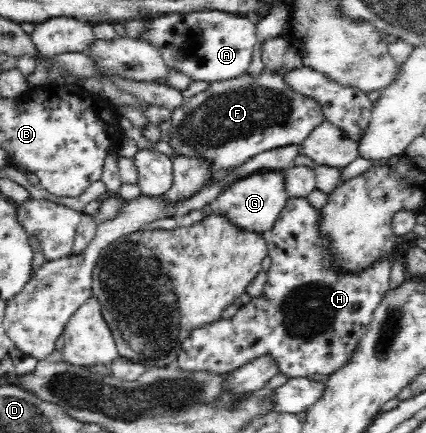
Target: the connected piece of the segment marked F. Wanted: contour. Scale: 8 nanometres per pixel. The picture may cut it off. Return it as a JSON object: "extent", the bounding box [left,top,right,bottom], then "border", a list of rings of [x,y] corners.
{"extent":[168,70,326,174],"border":[[[264,70],[258,75],[245,74],[240,77],[228,80],[212,82],[204,90],[186,100],[184,105],[181,105],[178,109],[172,112],[172,123],[170,124],[168,144],[174,149],[174,156],[202,156],[212,162],[212,174],[221,174],[223,170],[229,170],[241,162],[247,162],[247,159],[253,158],[256,154],[265,152],[266,150],[279,149],[284,146],[296,146],[299,147],[301,143],[322,123],[326,121],[324,115],[323,106],[312,98],[309,98],[299,92],[293,91],[285,81],[283,81],[283,75],[278,75],[275,72]]]}

